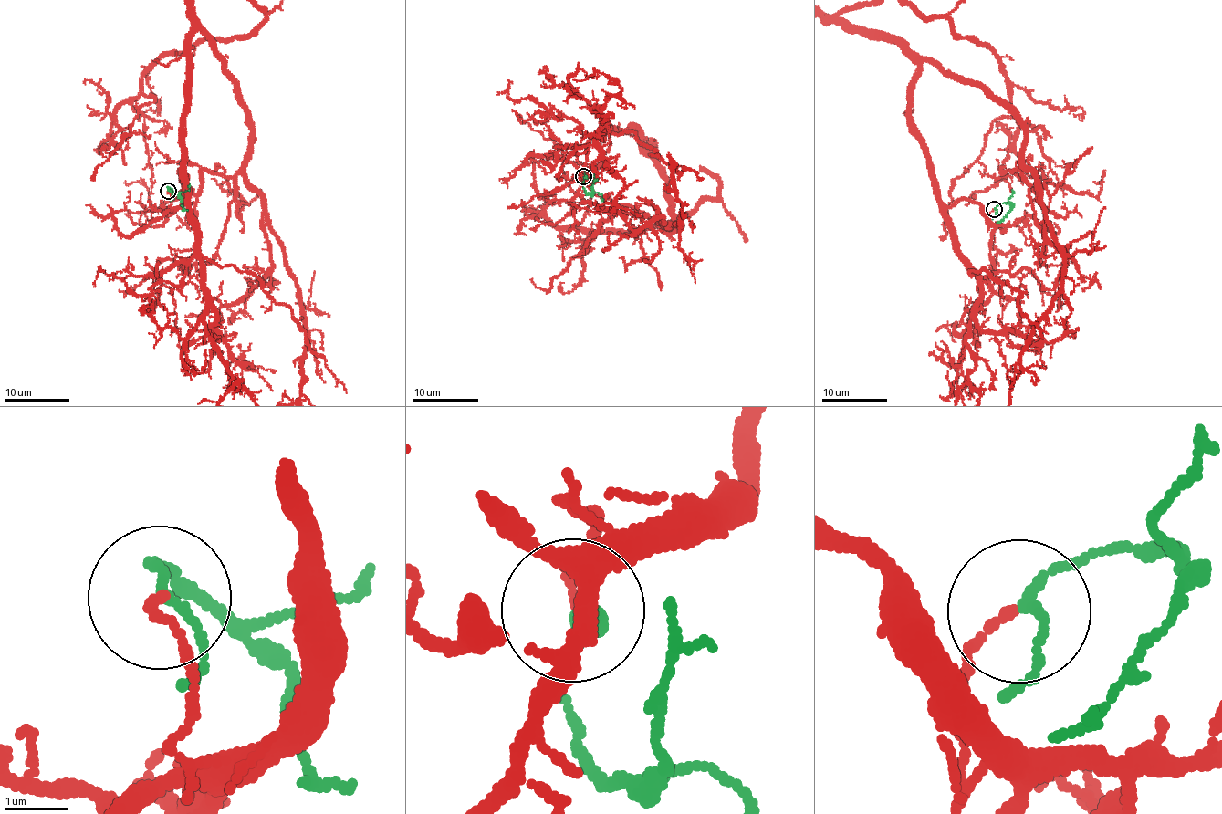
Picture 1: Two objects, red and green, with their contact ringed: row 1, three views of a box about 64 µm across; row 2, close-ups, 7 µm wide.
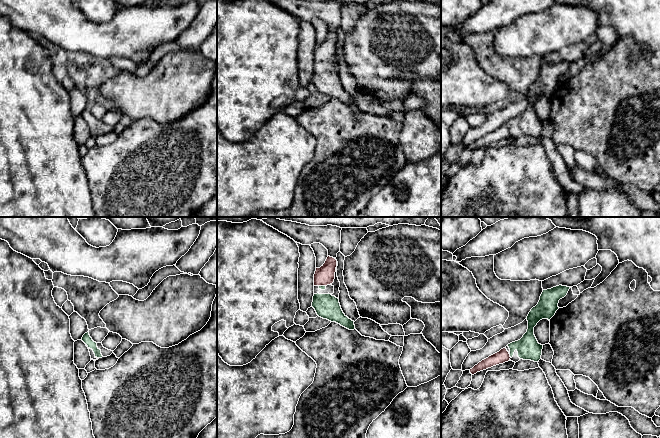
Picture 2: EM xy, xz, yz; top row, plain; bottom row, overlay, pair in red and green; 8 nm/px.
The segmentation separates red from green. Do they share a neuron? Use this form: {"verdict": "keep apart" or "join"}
{"verdict": "join"}

